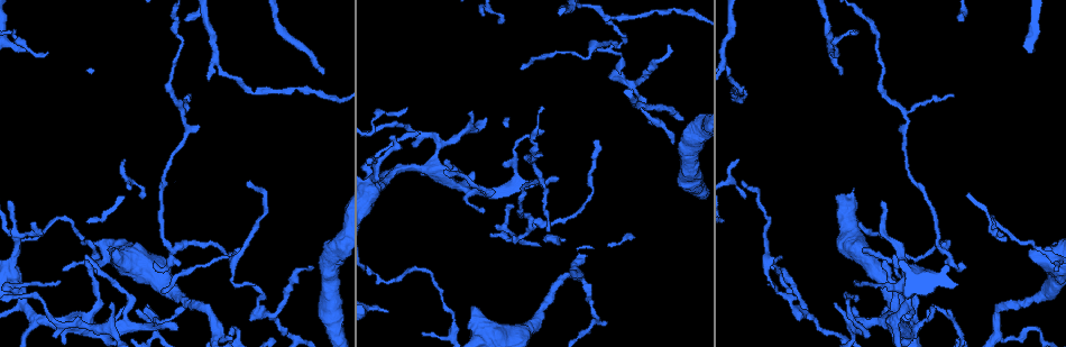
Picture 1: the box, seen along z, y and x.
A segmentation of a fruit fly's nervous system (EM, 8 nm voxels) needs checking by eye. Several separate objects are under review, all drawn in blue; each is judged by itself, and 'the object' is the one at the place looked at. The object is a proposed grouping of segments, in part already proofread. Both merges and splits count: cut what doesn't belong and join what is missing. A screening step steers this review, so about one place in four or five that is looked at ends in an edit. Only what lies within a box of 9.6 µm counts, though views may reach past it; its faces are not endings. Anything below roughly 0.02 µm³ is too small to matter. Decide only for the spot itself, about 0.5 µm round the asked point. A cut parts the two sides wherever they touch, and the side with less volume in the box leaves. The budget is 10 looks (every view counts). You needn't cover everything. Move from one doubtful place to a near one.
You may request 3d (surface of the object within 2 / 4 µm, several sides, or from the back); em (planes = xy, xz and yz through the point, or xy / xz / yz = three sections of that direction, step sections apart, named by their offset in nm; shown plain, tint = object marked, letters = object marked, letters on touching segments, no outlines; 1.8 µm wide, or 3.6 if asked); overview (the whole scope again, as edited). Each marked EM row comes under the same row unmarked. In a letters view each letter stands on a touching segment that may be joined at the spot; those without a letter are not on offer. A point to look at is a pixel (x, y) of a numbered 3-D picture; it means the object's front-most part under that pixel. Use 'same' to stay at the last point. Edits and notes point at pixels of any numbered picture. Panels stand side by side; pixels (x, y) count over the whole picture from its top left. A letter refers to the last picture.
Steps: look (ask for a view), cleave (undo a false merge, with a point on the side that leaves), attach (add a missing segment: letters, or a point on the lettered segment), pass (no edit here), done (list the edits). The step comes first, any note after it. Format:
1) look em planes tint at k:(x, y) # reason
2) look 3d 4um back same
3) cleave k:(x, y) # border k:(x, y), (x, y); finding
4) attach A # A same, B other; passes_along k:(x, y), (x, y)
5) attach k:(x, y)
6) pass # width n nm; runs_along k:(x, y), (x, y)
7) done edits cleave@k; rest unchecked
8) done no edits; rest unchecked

look 3d 2um back at 1:(893, 266) # touches itself

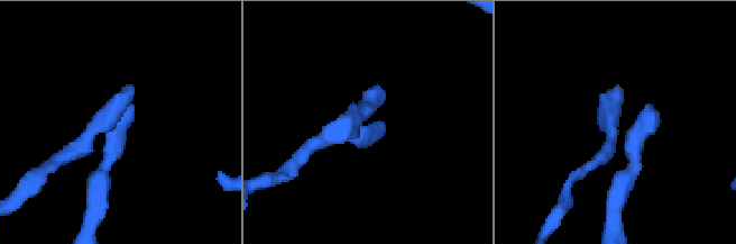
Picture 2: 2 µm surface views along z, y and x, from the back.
look em planes letters at 2:(113, 123) # now the EM

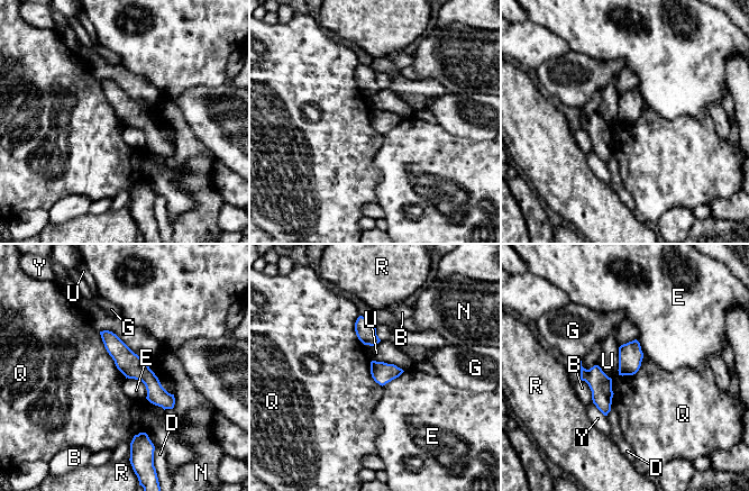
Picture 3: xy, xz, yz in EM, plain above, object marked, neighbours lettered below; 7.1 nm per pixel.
pass # B other, D other, E other, G other, N other, Q other, R other, U other, Y other; border 3:(99, 332), (106, 351), (126, 378); continuous, no second neuron

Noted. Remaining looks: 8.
look 3d 2um at 1:(388, 310)

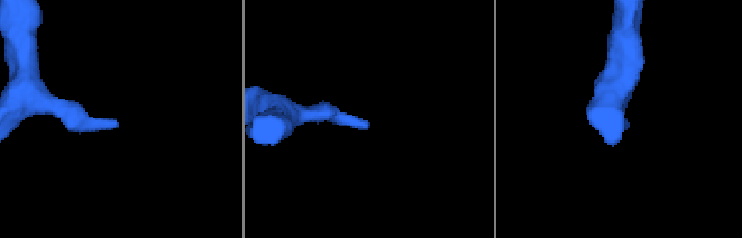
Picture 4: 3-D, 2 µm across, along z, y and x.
look em yz step 16 letters at 4:(625, 123) # need the tissue

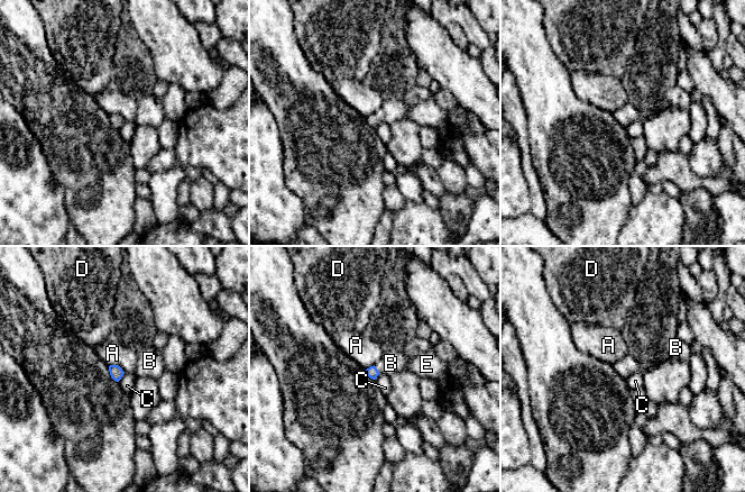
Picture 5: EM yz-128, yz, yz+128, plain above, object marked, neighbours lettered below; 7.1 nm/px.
look em planes letters same # cut it another way

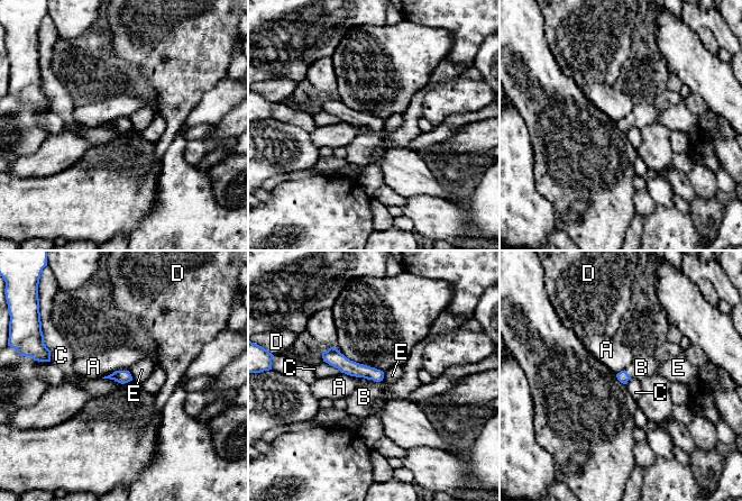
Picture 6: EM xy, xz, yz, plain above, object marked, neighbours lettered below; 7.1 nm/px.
attach B # longest_contact C 220 nm; A other, B same, C other, D other, E other; it goes on there

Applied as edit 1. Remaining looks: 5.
look overview # redraw

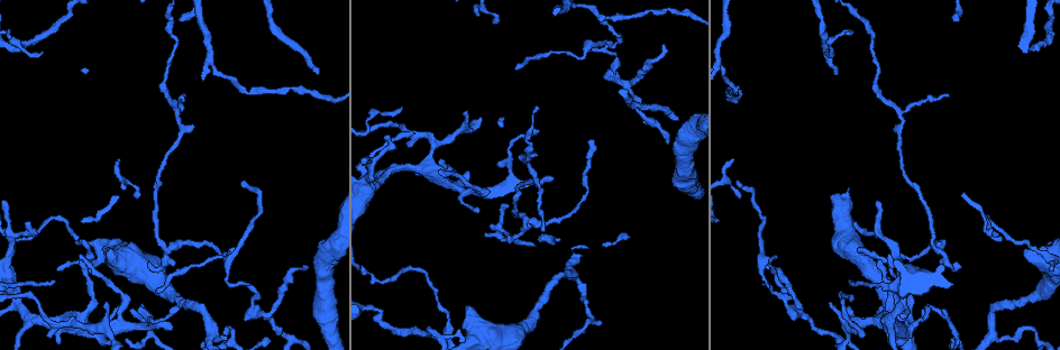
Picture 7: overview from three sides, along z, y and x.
look 3d 2um back at 7:(835, 73) # branch stops here

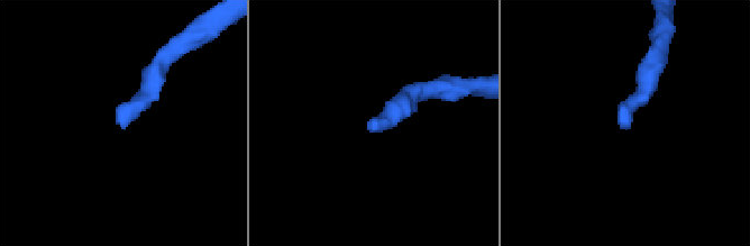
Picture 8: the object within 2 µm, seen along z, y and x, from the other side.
look em planes letters at 8:(630, 126)

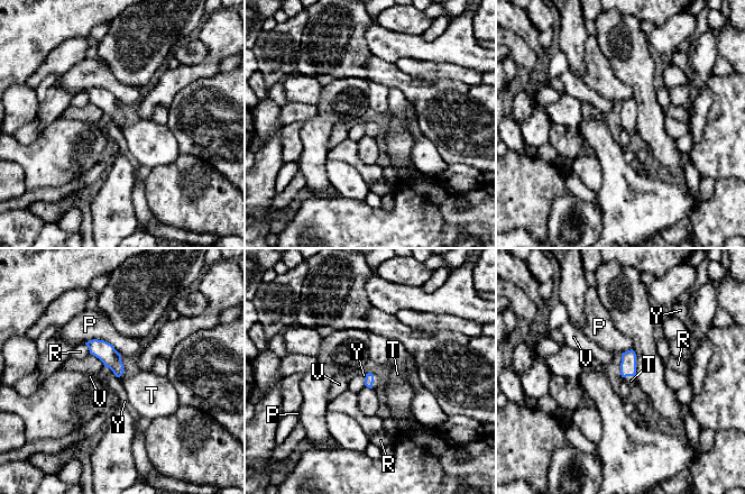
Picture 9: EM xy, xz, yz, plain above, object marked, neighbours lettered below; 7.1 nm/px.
attach T # P other, R other, T same, V other, Y other; passes_along 9:(369, 377), (373, 381), (397, 374); the neuron continues

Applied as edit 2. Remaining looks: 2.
look 3d 2um at 7:(387, 136) # free end

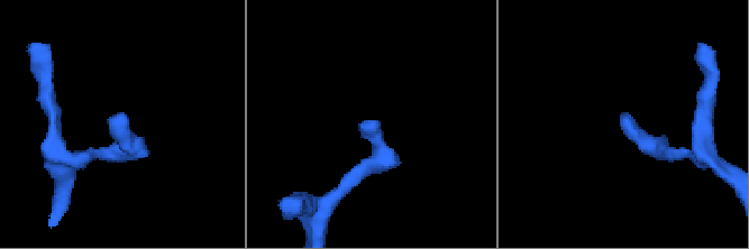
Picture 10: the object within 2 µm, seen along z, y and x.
look em planes letters at 10:(123, 114)

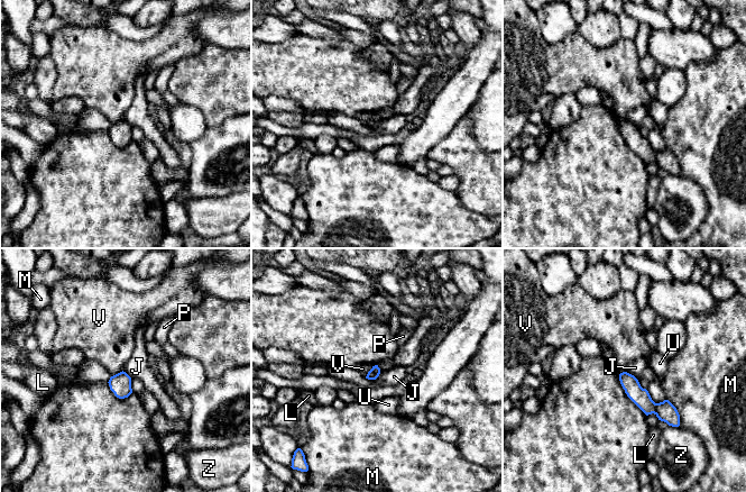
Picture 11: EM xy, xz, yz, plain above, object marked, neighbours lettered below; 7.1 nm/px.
pass # longest_contact M 220 nm; J other, L other, M other, P other, U other, V other, Z other; none of them fits

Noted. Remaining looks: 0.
done edits attach@6, attach@9; rest unchecked

